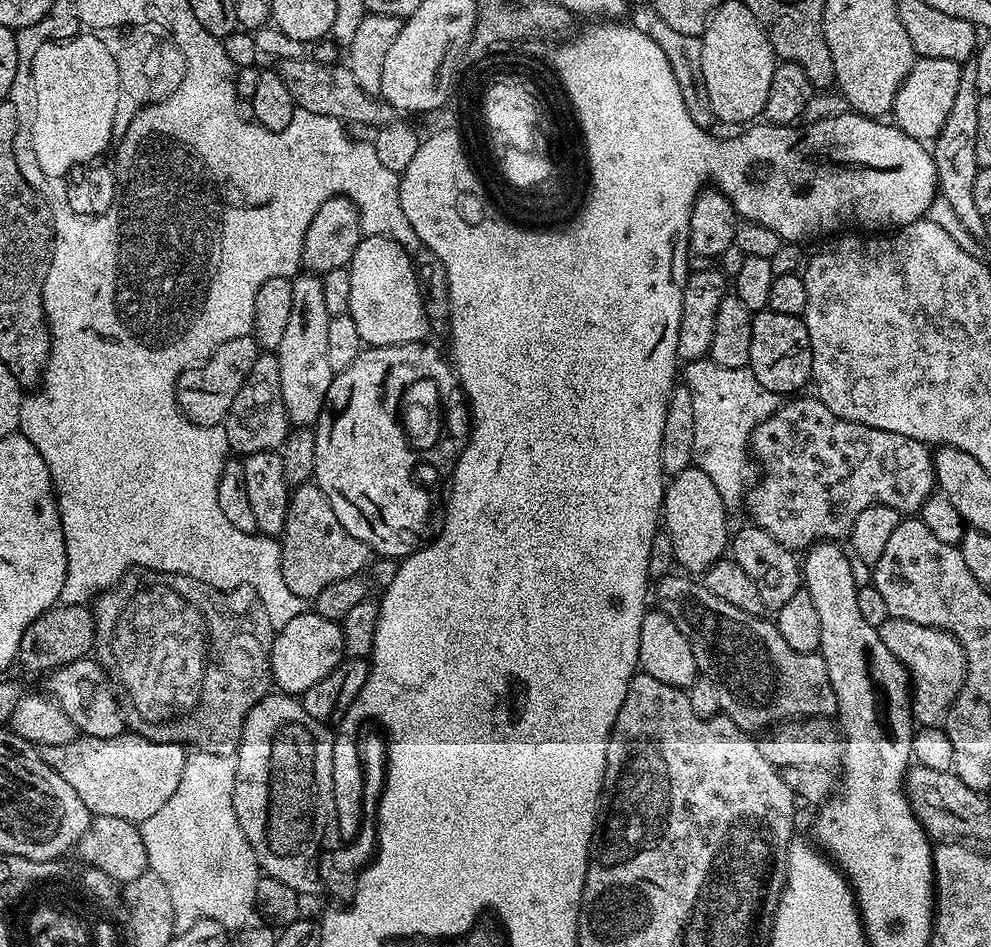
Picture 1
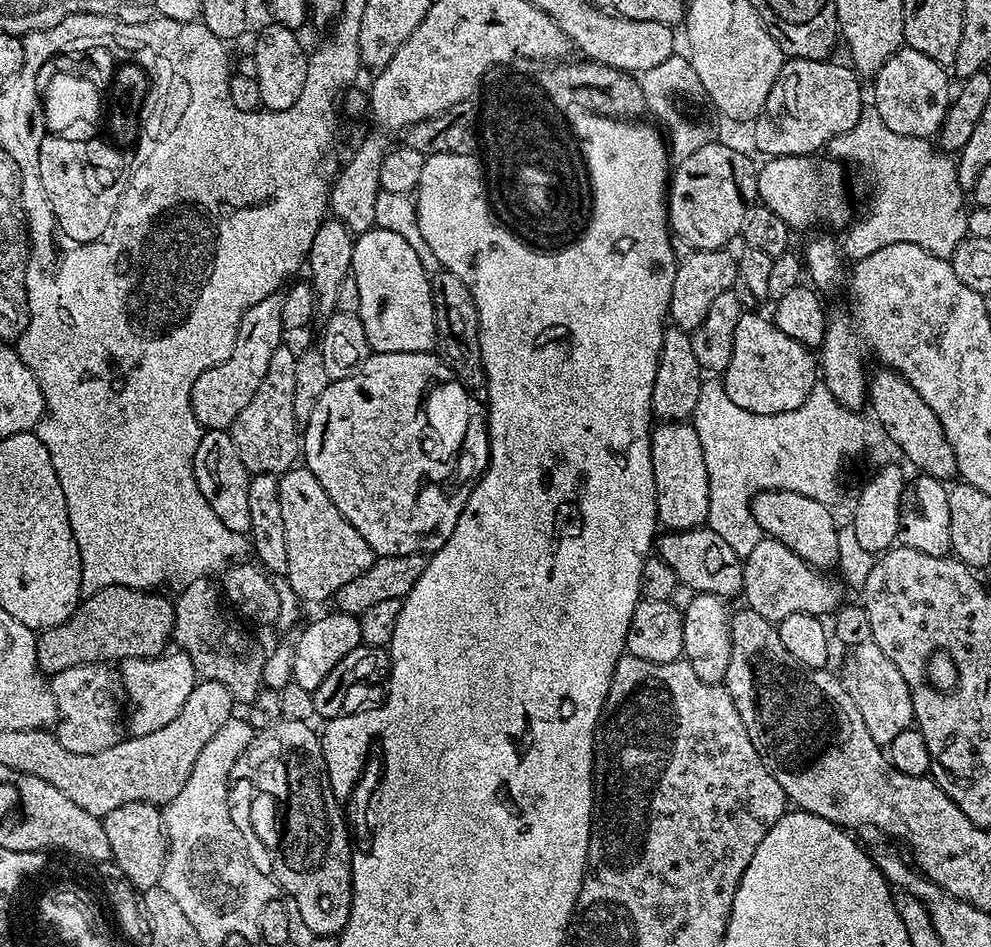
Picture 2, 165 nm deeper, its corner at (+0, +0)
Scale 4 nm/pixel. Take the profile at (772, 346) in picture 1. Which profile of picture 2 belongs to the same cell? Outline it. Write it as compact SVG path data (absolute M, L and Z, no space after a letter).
M756 310L741 311L738 327L734 330L734 354L730 354L730 366L722 373L724 389L738 406L758 414L776 414L794 410L806 402L810 390L818 384L818 360L804 344L799 344L790 334L782 334L767 315L759 316Z

